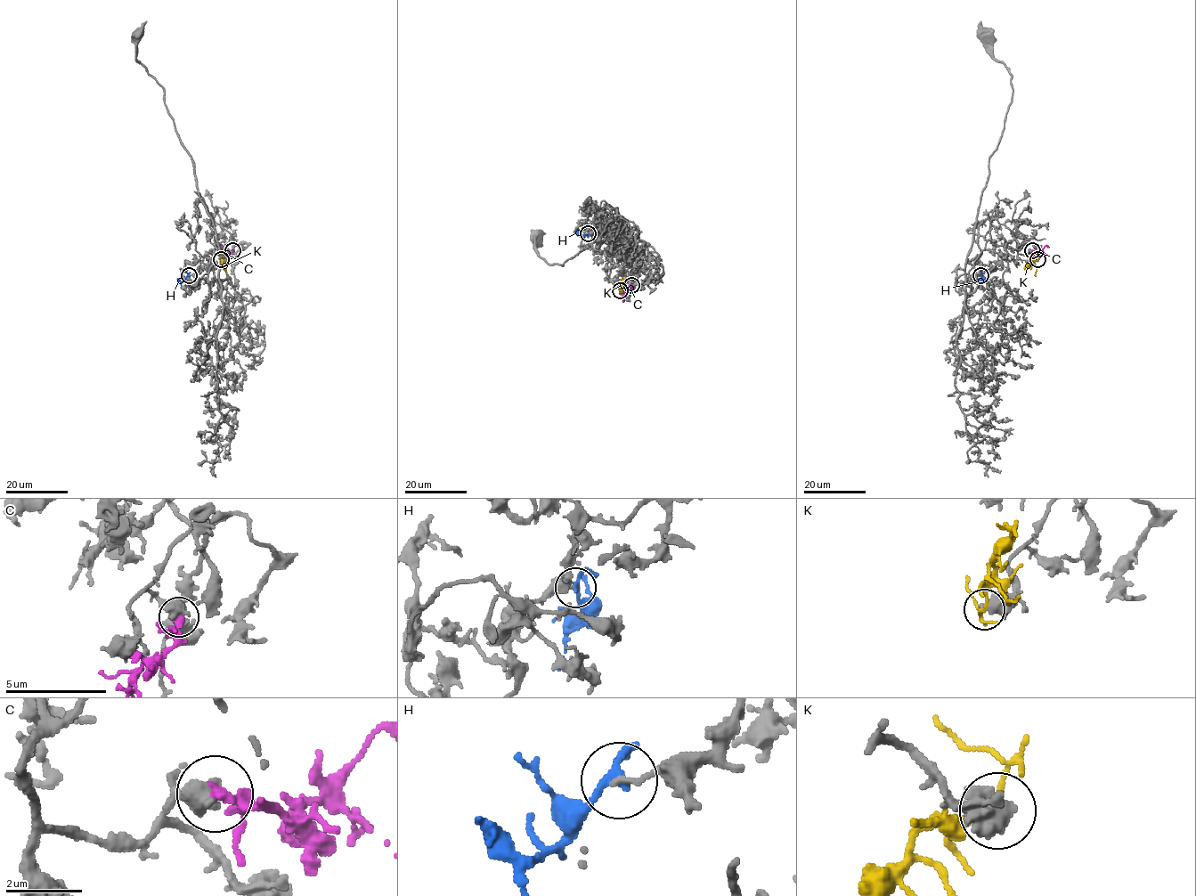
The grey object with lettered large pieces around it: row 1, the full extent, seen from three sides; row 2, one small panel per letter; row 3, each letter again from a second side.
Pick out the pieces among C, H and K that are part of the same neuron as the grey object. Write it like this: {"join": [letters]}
{"join": []}

